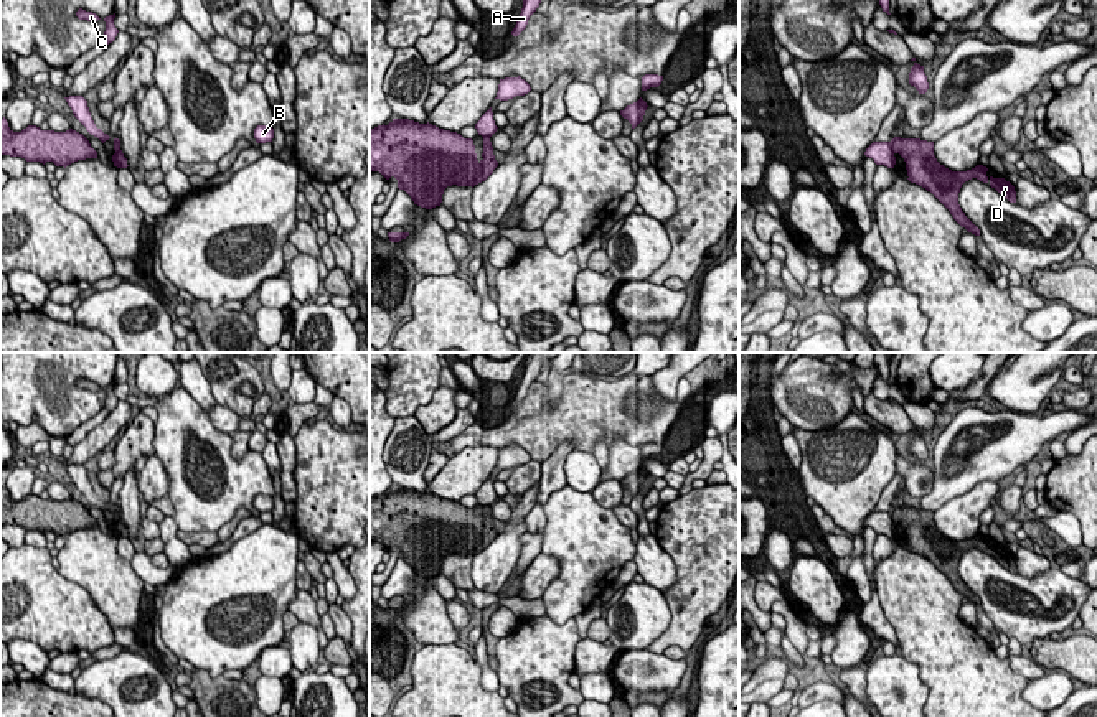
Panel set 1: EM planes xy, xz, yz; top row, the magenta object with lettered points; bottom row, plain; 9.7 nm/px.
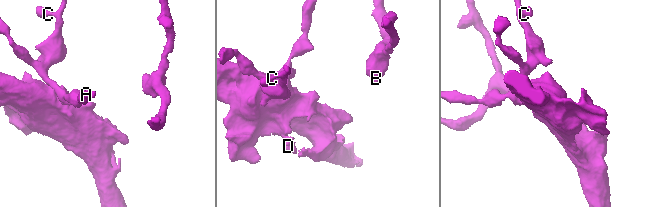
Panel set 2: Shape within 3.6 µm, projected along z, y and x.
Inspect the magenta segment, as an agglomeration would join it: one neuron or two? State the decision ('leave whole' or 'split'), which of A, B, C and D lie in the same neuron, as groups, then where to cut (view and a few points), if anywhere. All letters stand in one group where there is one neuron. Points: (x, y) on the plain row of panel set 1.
split; A B C / D; cut in yz along (889, 511), (894, 521)

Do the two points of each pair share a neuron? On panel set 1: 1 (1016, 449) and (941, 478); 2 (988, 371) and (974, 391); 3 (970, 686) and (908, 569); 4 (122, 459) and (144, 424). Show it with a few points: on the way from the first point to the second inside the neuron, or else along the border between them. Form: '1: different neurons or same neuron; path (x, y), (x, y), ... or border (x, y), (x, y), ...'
1: same neuron; path (998, 455), (984, 462), (959, 482)
2: same neuron; path (987, 376), (979, 386)
3: same neuron; path (952, 656), (929, 632), (922, 605), (918, 599)
4: same neuron; path (127, 450), (141, 432)

